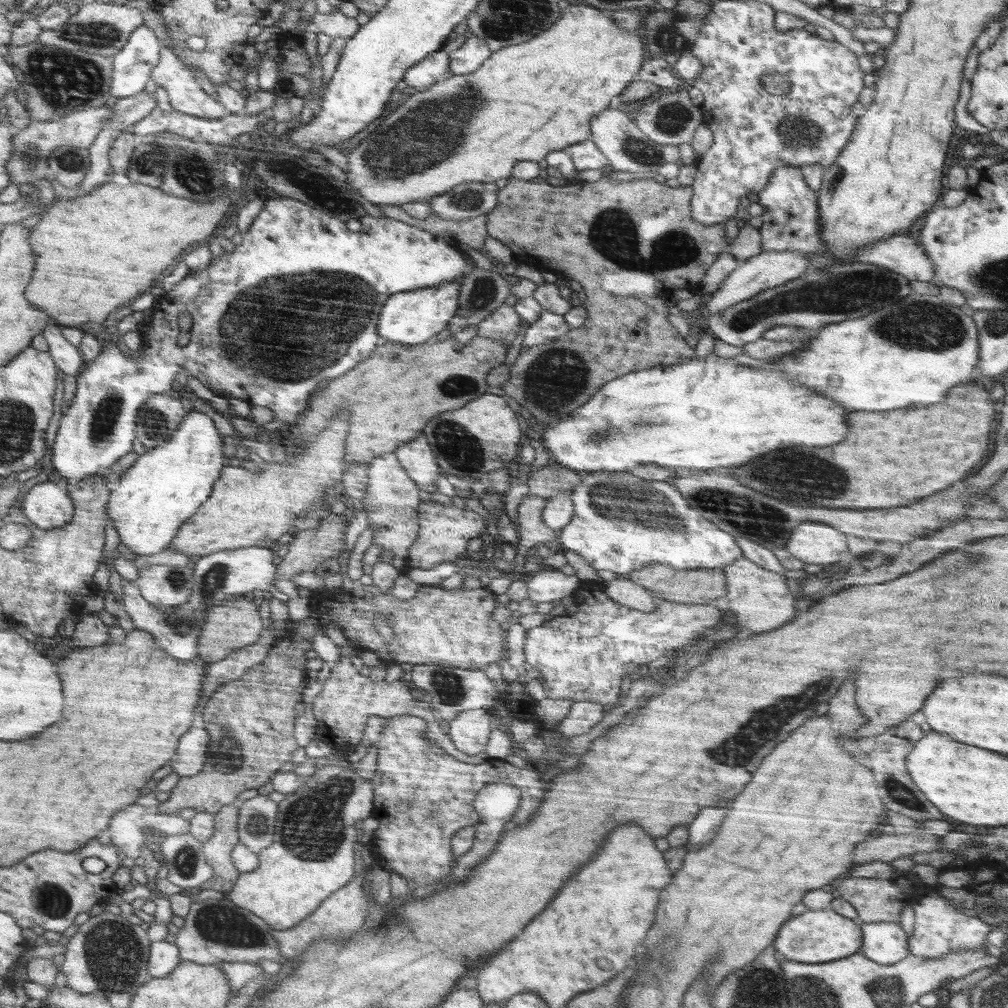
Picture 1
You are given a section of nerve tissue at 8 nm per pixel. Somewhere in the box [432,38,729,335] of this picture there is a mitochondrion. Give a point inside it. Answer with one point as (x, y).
(613, 233)

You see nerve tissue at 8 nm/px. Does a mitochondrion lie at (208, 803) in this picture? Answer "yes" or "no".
no

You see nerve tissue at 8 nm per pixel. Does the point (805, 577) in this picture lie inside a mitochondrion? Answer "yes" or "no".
no

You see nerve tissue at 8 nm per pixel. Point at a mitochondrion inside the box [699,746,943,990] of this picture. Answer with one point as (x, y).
(910, 801)

